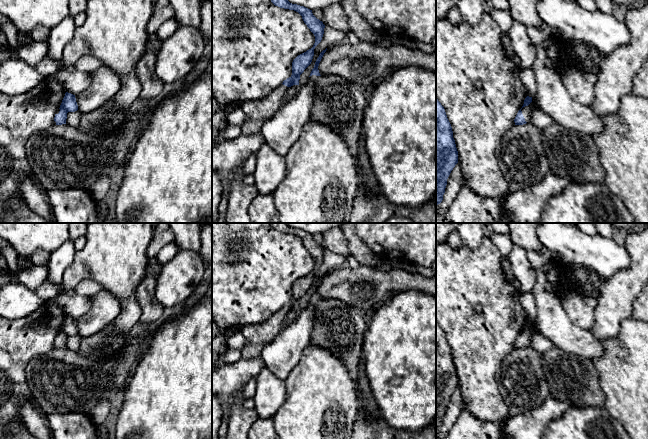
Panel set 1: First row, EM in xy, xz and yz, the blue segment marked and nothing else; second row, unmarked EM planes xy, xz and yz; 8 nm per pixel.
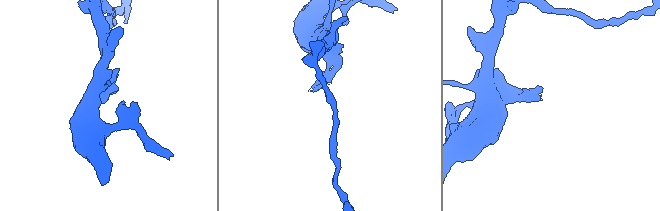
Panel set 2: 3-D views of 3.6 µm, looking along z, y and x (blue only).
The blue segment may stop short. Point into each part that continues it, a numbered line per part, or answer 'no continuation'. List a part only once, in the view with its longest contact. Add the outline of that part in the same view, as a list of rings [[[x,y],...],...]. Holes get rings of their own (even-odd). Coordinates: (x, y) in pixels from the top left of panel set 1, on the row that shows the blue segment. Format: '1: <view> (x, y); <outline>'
1: yz (527, 110); [[[532,101],[528,106],[525,106],[521,109],[522,114],[527,123],[529,123],[531,114],[533,113],[534,110],[537,110],[537,106],[534,101]]]

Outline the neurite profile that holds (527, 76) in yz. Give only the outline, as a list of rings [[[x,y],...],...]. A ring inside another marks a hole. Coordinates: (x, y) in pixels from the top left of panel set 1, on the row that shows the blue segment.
[[[520,69],[520,80],[522,81],[529,97],[534,97],[537,93],[537,80],[531,69]]]

